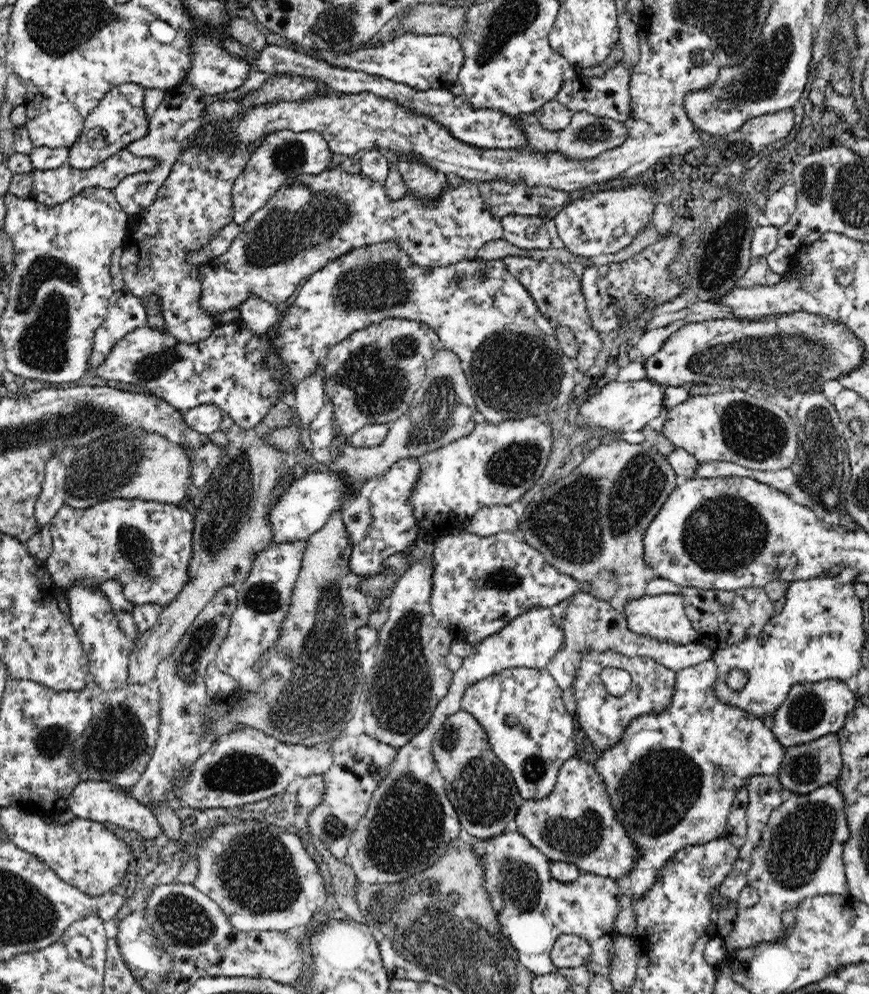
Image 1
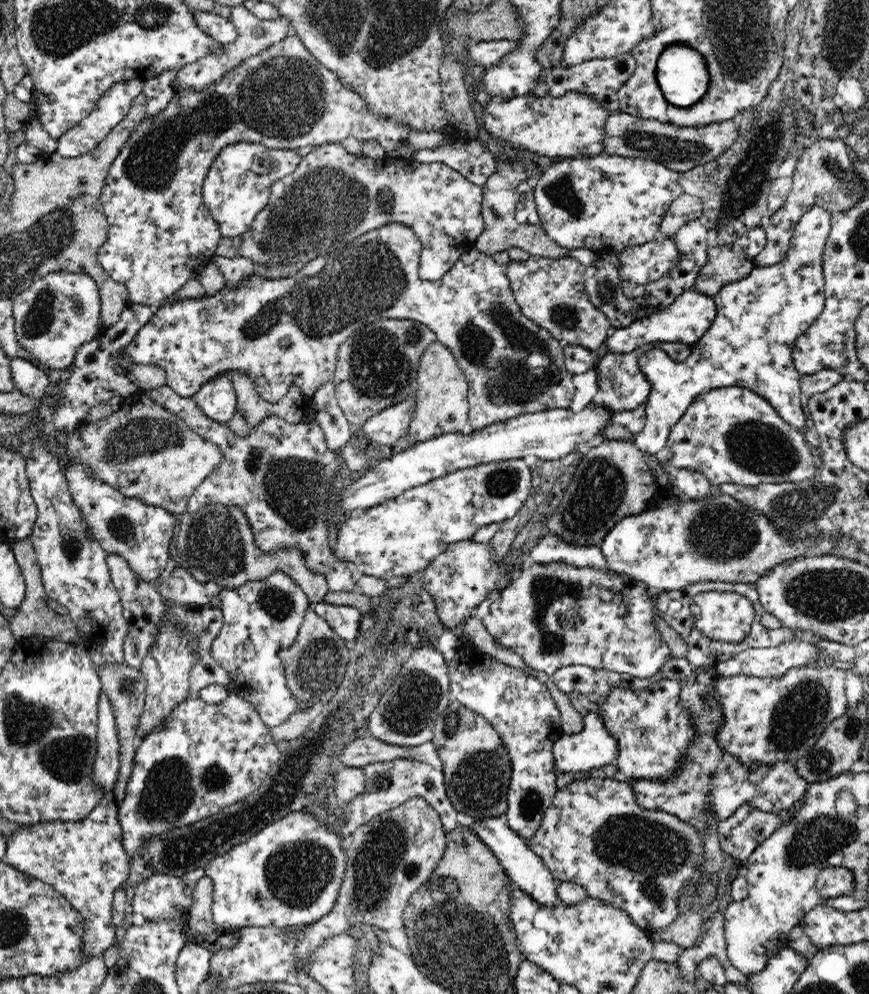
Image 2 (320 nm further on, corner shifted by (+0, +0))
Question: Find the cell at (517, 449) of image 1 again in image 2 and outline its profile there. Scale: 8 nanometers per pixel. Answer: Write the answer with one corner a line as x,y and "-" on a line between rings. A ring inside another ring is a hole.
521,458
482,463
435,478
422,486
405,490
396,498
367,509
362,518
350,518
342,524
332,548
336,558
347,562
357,575
364,574
392,581
402,575
422,572
452,542
470,540
478,528
513,519
528,498
532,474

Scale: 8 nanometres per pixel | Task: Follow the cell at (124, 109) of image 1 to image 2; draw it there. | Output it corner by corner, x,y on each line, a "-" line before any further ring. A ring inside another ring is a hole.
134,79
133,81
120,81
114,83
96,103
90,114
81,120
76,126
67,130
60,138
57,138
57,153
64,158
74,158
96,148
102,142
108,132
112,130
126,116
132,100
143,92
143,81

